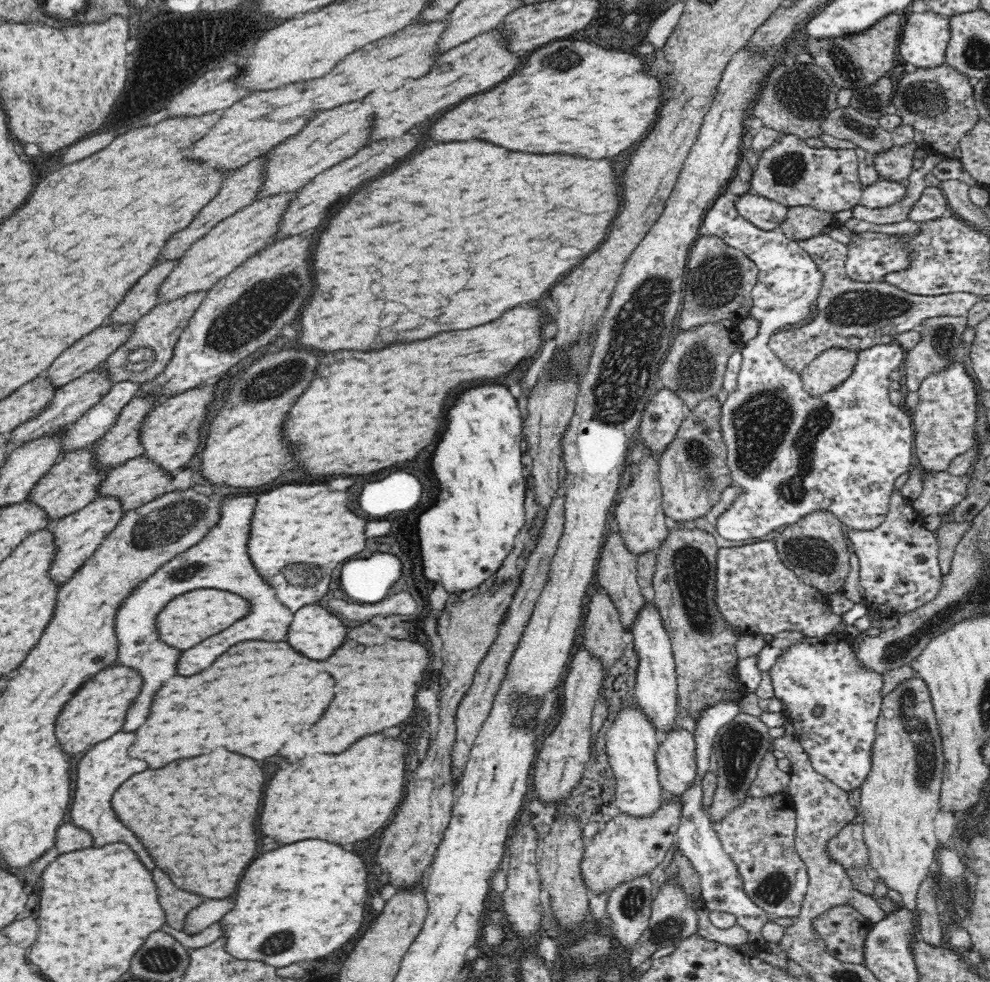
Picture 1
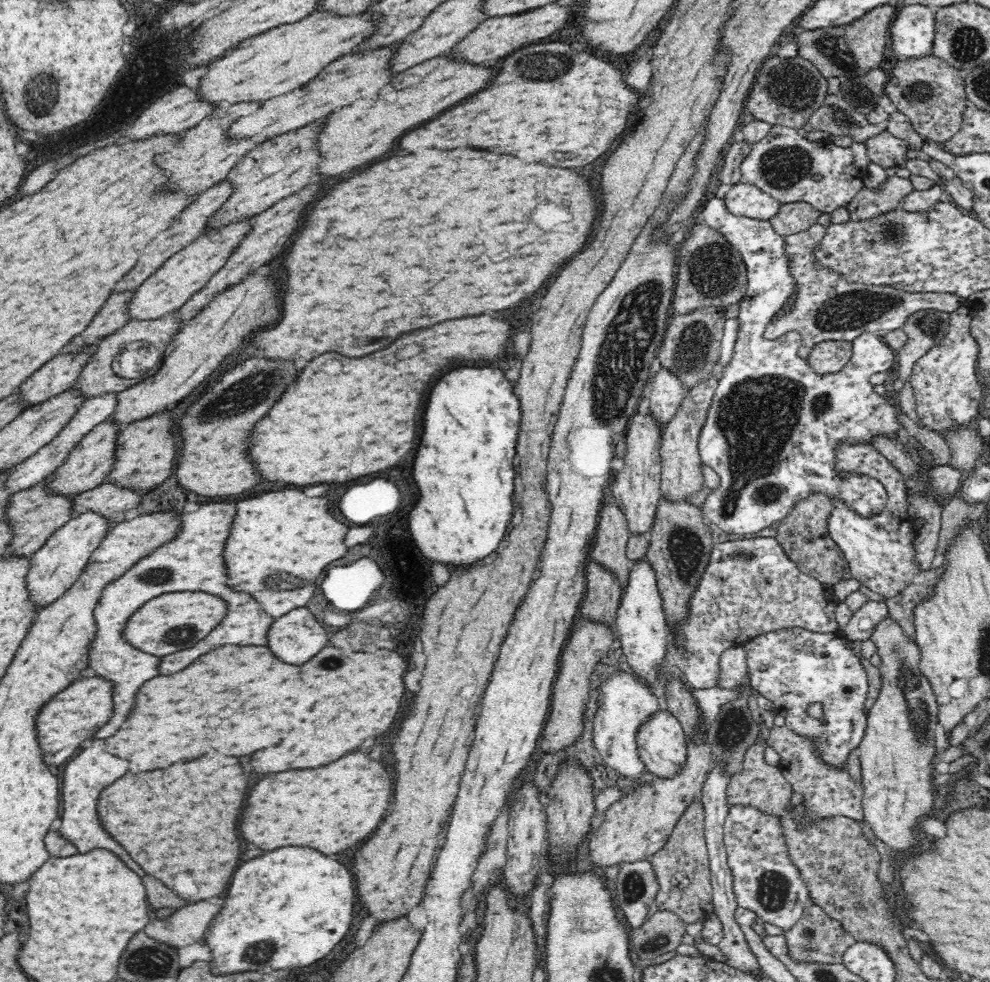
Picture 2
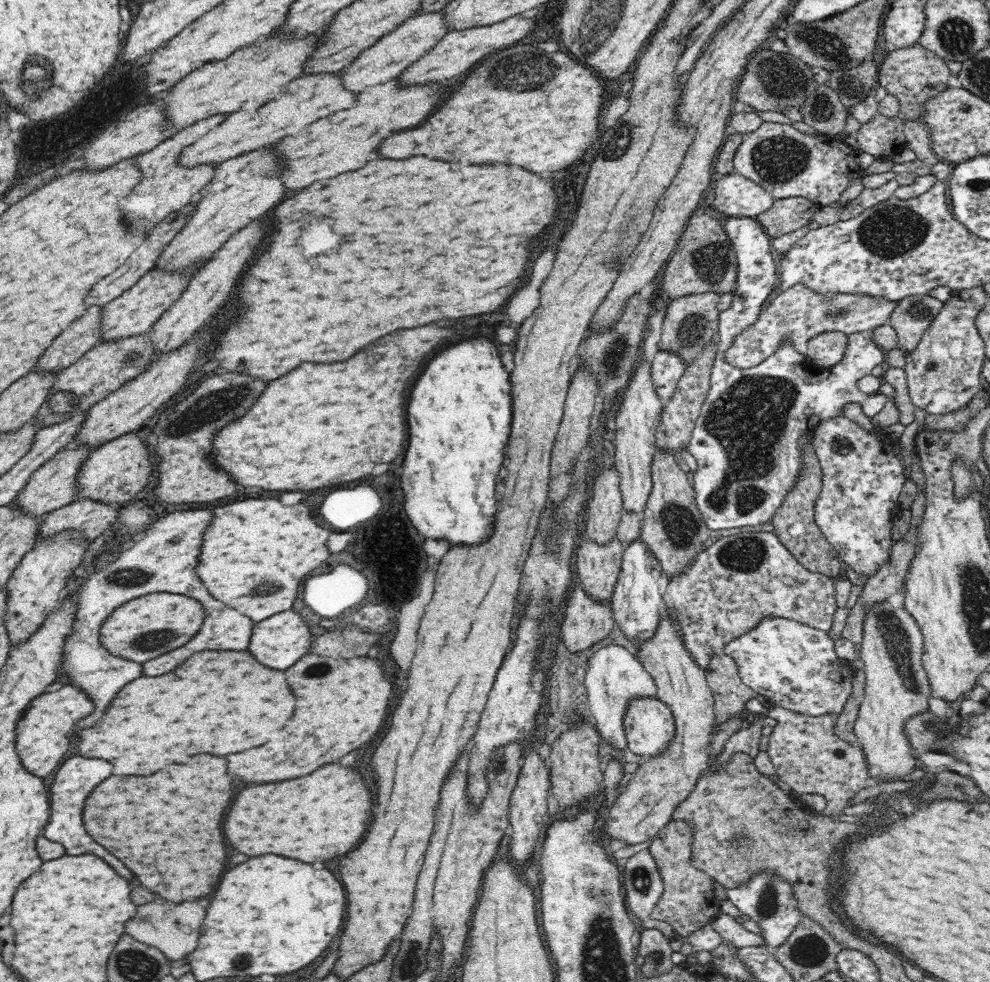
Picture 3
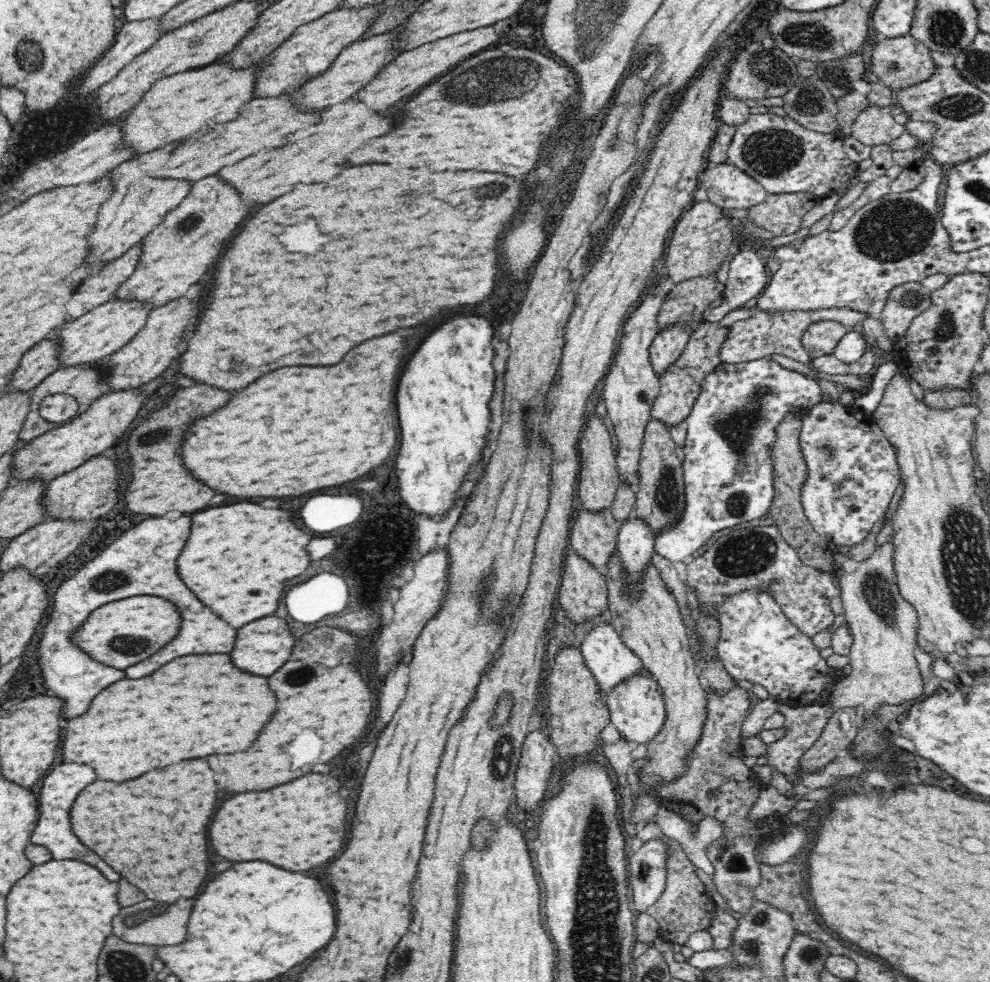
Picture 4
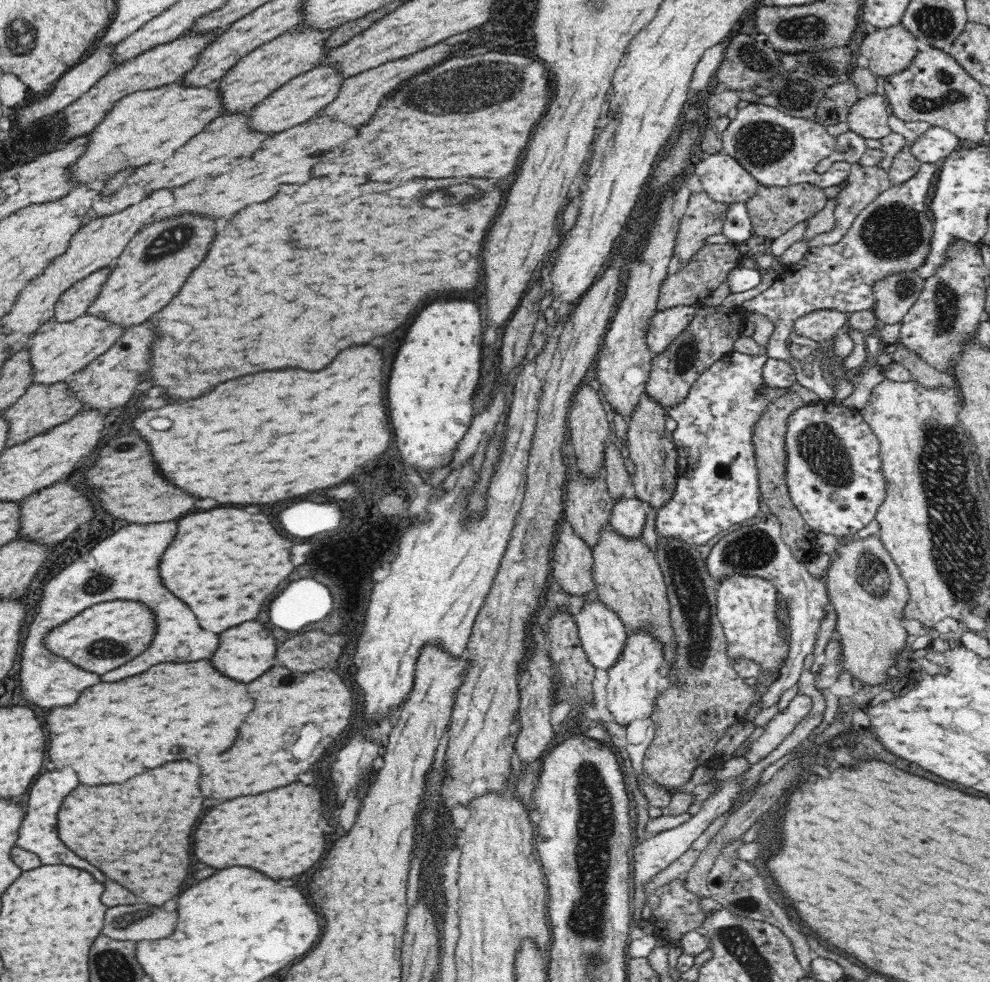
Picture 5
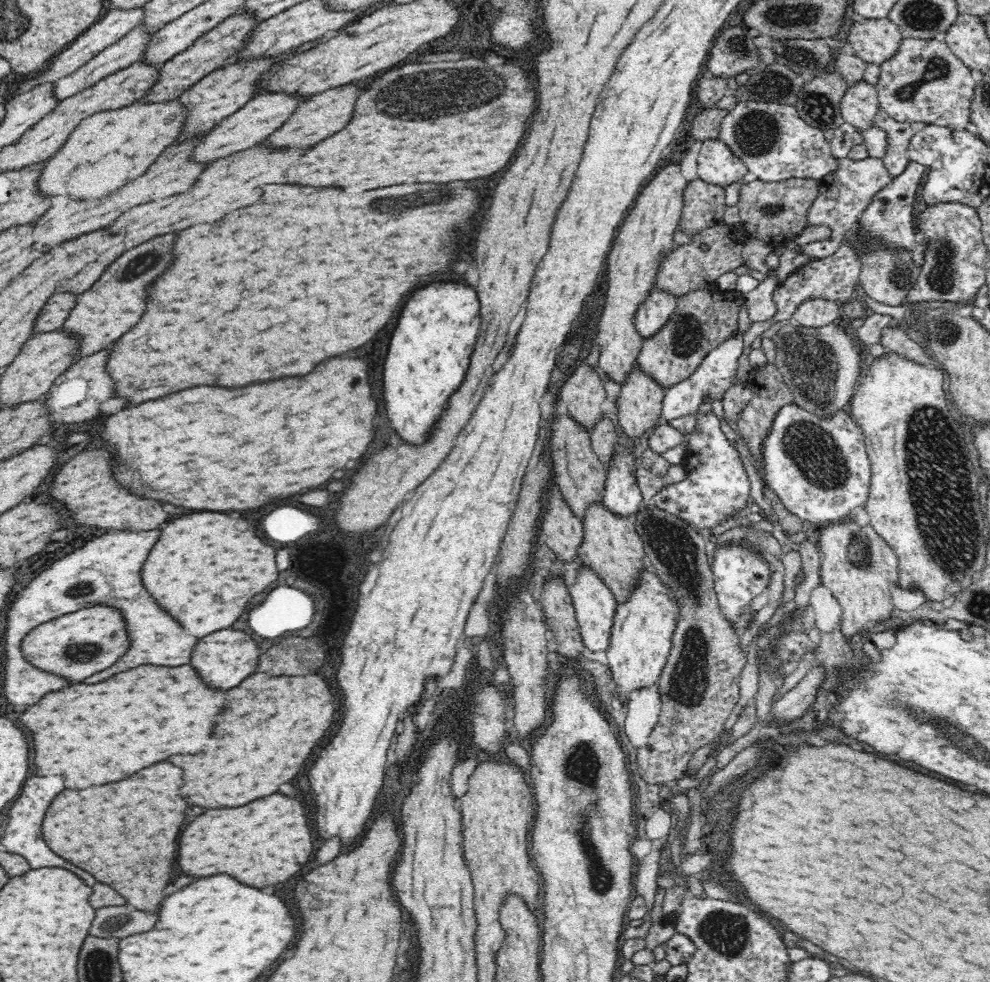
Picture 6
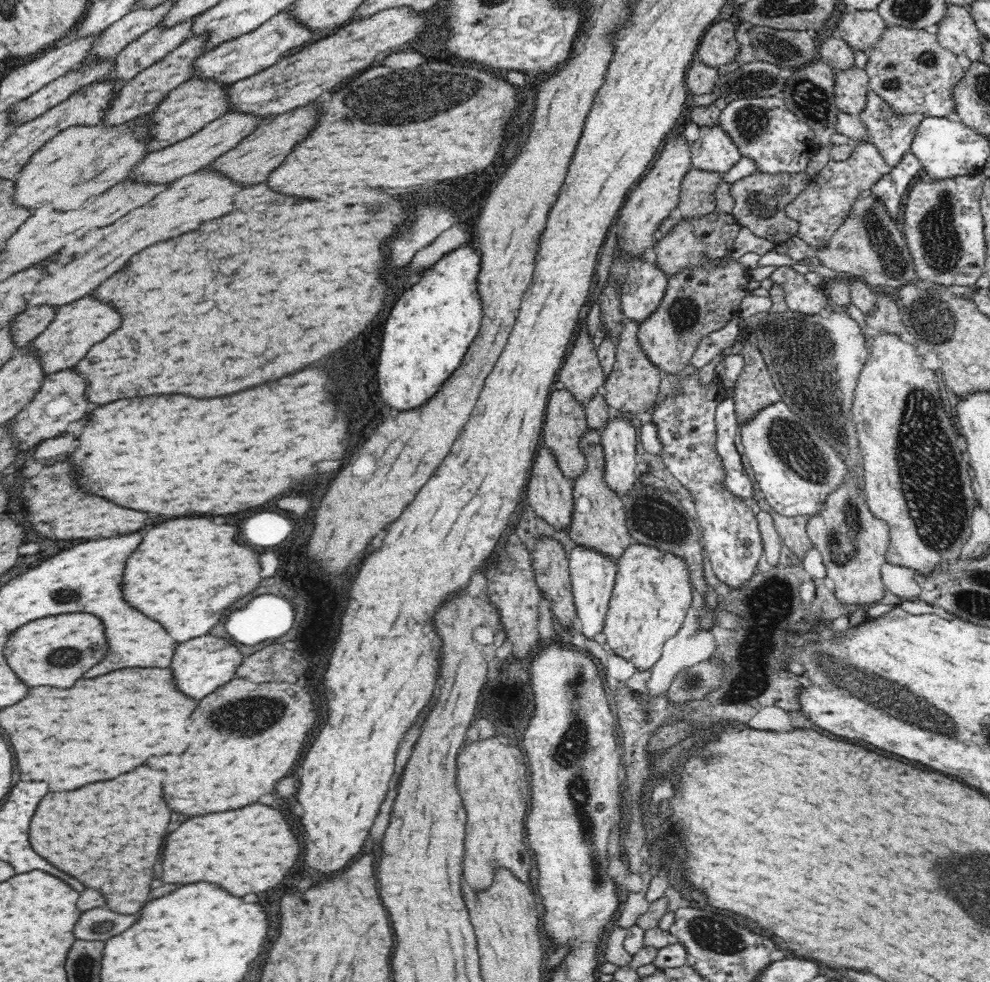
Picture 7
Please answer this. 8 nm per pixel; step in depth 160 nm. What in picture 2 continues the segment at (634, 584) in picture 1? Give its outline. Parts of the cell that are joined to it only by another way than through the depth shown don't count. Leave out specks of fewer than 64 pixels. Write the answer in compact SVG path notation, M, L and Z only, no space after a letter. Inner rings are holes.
M611 498L611 501L600 506L598 526L592 542L590 557L602 566L609 568L626 588L631 560L626 556L626 542L630 530L626 515Z

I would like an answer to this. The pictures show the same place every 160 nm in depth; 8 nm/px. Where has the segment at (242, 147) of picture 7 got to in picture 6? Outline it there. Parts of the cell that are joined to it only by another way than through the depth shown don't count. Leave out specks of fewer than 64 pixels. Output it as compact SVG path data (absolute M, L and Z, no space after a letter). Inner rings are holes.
M366 80L328 89L300 102L294 108L294 112L290 114L288 122L284 122L284 126L280 126L280 130L276 130L272 136L268 136L268 140L263 140L259 144L272 146L272 148L302 148L302 150L306 150L306 148L314 146L316 142L328 138L336 130L342 130L344 124L348 124L348 118L352 116L352 106L354 106L360 90L364 88L364 81Z

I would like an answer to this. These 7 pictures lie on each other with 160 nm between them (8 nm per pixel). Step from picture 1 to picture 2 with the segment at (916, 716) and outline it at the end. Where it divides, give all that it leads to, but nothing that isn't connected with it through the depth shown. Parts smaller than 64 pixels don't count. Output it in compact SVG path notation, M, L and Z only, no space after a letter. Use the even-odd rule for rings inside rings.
M886 616L884 620L880 620L880 622L876 624L876 628L872 631L868 642L872 642L872 644L876 645L876 652L874 653L878 654L880 658L880 663L876 667L878 667L878 673L880 673L881 688L878 699L872 704L870 710L867 712L866 730L864 730L864 736L862 736L862 740L860 740L860 744L857 747L857 753L862 767L861 783L865 790L863 794L863 819L865 822L870 823L872 830L876 832L876 836L878 836L878 838L882 838L886 846L890 846L890 848L894 848L894 850L898 850L898 852L910 852L910 850L914 850L914 846L916 846L914 828L918 826L918 818L928 816L928 812L930 812L930 810L932 810L932 806L934 806L934 794L930 792L930 772L933 770L930 767L930 762L932 762L934 755L937 754L934 730L936 730L936 724L939 722L939 710L937 709L937 701L932 685L930 685L930 681L925 677L925 674L921 669L919 646L917 645L914 637L905 635L903 626L897 620L894 620L890 616Z

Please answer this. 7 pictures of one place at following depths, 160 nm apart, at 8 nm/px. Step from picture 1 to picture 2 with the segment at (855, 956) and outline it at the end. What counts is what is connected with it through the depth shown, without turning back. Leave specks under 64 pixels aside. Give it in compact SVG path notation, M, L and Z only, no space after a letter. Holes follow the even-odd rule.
M816 905L804 908L802 918L783 934L788 945L788 957L798 963L826 963L827 965L843 964L842 954L855 943L854 937L844 931L840 922L828 916Z

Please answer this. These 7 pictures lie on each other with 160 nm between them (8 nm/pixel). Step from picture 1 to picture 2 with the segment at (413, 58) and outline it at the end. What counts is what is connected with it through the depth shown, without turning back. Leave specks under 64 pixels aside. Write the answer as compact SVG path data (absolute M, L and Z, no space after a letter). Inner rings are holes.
M397 42L389 47L364 51L360 54L348 54L332 61L320 70L316 78L308 81L304 86L260 103L256 114L244 116L238 122L234 122L230 126L230 136L240 138L240 136L262 134L266 138L274 138L274 136L286 134L290 130L298 130L311 122L324 119L332 111L350 106L358 99L378 98L380 90L390 82L390 78L394 75L388 66L396 48L398 48Z

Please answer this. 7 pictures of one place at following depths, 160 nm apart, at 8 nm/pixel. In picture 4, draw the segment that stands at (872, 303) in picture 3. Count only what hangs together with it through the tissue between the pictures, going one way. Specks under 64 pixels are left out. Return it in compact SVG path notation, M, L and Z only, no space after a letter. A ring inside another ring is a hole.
M752 308L754 314L752 318L738 320L731 324L728 333L728 340L724 342L720 349L722 364L749 364L752 360L759 360L769 354L782 354L794 359L811 368L811 357L802 347L801 338L804 330L818 320L835 320L840 324L857 329L858 325L866 315L864 313L852 311L852 309L835 308L817 311L784 311L770 315L760 309Z

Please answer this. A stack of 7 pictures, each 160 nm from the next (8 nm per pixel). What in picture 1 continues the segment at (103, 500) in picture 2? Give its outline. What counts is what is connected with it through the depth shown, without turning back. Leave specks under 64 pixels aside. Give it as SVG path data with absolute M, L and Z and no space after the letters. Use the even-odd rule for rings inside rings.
M140 455L110 470L100 486L96 486L96 497L114 497L126 512L152 502L171 482L170 473L164 473L160 465Z

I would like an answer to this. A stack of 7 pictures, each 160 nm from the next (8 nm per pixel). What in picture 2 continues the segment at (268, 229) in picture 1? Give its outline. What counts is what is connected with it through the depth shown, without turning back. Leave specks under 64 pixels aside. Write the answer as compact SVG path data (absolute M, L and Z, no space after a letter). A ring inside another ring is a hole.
M244 220L221 229L212 229L210 234L197 238L186 248L179 250L172 258L168 258L162 268L156 270L156 274L146 278L142 286L138 286L132 302L126 304L130 320L153 321L179 310L195 291L204 288L208 278L212 278L218 270L221 270L226 258L249 232L250 224L251 220Z

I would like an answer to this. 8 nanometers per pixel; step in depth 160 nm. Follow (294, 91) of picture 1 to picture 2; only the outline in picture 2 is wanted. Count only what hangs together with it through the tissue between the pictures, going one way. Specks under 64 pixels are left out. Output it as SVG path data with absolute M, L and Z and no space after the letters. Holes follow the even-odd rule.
M243 102L228 106L228 108L216 108L198 126L188 130L172 152L156 156L154 164L160 166L162 170L170 172L172 186L166 186L166 190L172 190L172 192L182 190L182 192L190 192L190 194L200 194L200 192L204 192L204 188L210 188L210 186L218 184L220 180L224 180L226 174L234 168L234 164L240 160L240 156L244 156L256 144L266 140L266 138L248 138L248 140L240 140L240 142L230 142L224 134L236 118L240 118L244 114L252 114L258 108L260 108L259 102Z

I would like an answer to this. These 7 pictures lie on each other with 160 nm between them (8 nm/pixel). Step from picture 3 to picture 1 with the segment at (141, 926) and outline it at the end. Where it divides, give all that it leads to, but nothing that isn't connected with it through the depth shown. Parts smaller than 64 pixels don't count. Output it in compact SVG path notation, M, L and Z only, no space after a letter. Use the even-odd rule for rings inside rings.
M232 898L208 900L204 904L199 904L184 916L182 931L189 935L198 934L211 924L218 922L228 910L232 910L232 906L234 906Z

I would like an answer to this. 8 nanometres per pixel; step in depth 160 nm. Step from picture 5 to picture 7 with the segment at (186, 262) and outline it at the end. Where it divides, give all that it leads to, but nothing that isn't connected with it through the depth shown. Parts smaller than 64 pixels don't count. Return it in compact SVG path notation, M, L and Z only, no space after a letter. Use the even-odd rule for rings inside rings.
M90 296L72 302L66 306L59 306L48 324L46 330L42 330L37 338L32 341L26 348L26 354L32 356L40 363L44 376L72 368L78 364L86 352L100 340L104 340L108 334L112 334L120 326L120 314L110 308L108 304L102 304Z

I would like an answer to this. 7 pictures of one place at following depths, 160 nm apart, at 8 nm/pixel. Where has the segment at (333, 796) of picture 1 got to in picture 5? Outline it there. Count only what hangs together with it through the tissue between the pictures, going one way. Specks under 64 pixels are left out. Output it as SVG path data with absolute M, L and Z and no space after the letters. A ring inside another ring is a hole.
M290 784L280 790L272 790L268 794L258 794L258 796L246 796L246 798L236 798L224 804L218 804L212 808L196 826L192 834L192 854L196 860L202 864L208 864L212 868L228 868L228 866L248 866L272 880L282 880L290 878L296 874L306 872L312 868L326 850L326 834L318 828L318 818L324 814L324 804L322 804L322 794L318 788L304 786L304 784Z

